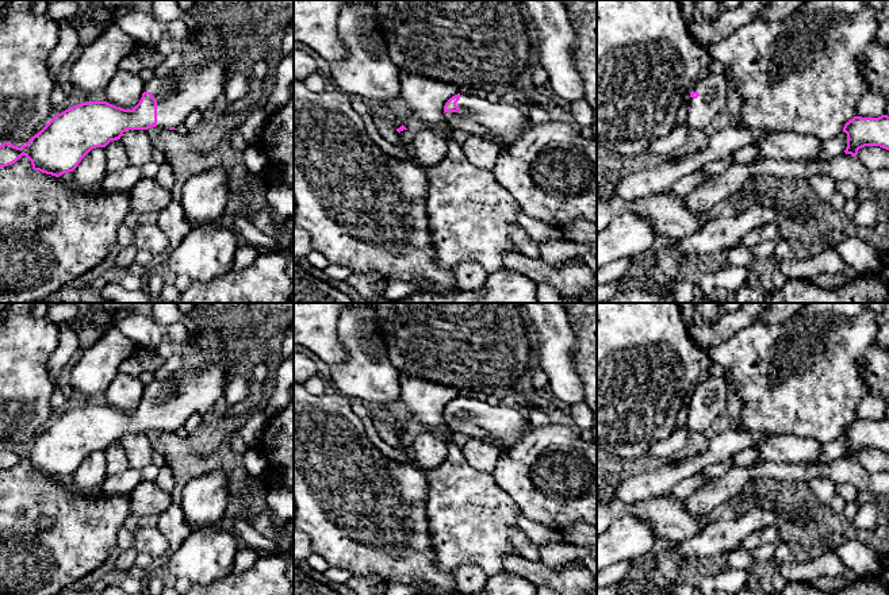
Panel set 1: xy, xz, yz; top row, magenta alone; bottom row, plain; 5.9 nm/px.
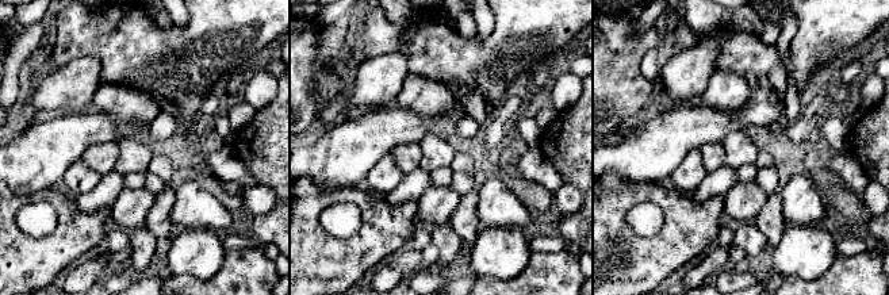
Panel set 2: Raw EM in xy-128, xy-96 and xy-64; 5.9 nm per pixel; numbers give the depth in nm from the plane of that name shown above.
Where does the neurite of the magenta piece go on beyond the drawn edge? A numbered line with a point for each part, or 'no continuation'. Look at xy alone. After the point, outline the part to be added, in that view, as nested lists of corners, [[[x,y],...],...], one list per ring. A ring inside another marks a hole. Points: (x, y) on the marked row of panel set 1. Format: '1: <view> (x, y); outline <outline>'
1: xy (200, 81); outline [[[184,16],[188,41],[180,50],[183,65],[175,77],[153,77],[145,82],[145,91],[157,100],[157,127],[179,128],[187,116],[199,110],[215,112],[223,103],[227,85],[227,61],[225,41],[202,45],[195,32],[202,23],[193,16]]]

